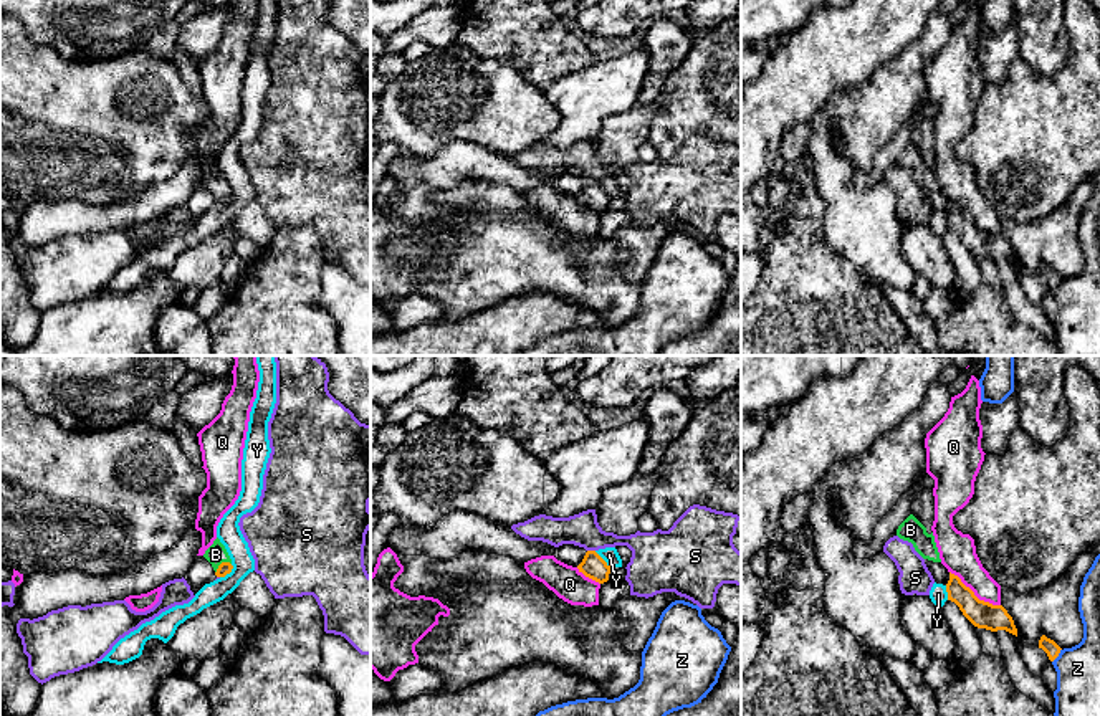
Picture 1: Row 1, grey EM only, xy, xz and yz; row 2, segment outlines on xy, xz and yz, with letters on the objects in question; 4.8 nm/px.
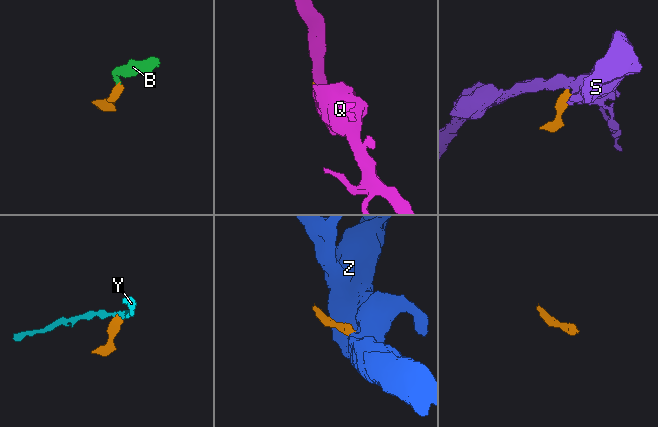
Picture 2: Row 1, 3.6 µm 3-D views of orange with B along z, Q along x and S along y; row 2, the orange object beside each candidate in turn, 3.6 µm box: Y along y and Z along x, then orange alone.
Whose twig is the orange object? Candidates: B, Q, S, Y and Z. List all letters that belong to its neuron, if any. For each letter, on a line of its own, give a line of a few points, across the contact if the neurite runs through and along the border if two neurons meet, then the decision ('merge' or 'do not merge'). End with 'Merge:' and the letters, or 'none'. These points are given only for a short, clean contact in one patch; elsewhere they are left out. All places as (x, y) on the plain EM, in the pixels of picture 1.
B: xy (225, 197), (220, 194), (215, 184) | merge
Q: do not merge
S: xz (588, 179), (594, 181) | do not merge
Y: xy (232, 194), (232, 199), (220, 207) | do not merge
Z: yz (1061, 278), (1052, 291) | do not merge
Merge: B

